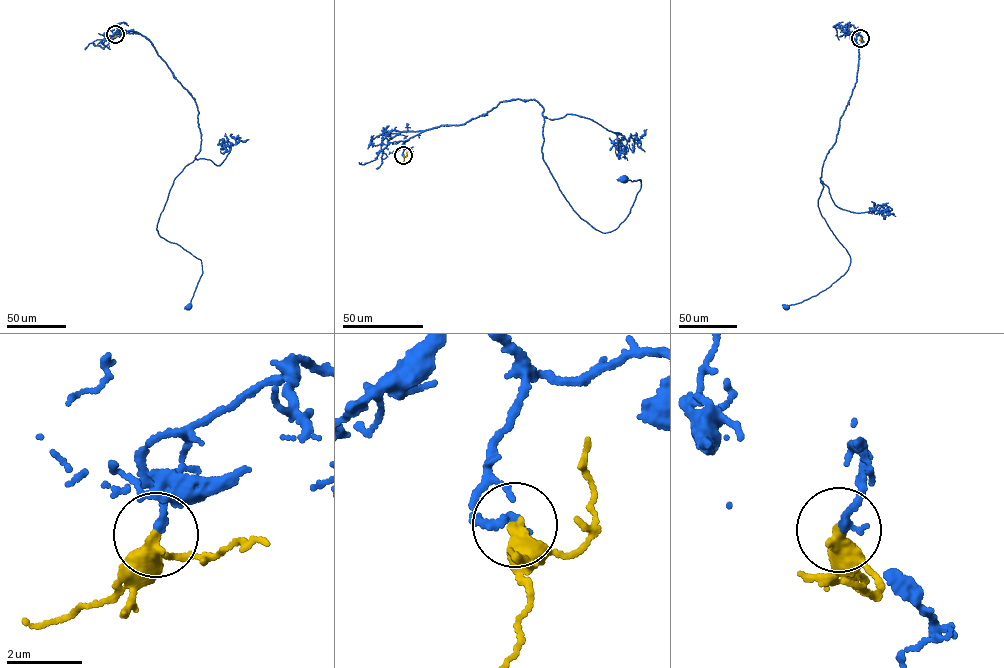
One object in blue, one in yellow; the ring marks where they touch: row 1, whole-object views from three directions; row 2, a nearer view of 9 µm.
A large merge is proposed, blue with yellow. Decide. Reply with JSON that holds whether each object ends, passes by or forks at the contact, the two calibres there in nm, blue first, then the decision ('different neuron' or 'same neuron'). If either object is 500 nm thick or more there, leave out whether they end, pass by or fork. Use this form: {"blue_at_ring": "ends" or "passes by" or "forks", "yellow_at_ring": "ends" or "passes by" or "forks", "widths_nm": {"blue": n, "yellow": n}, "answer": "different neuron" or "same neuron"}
{"blue_at_ring": "ends", "yellow_at_ring": "ends", "widths_nm": {"blue": 200, "yellow": 440}, "answer": "same neuron"}

